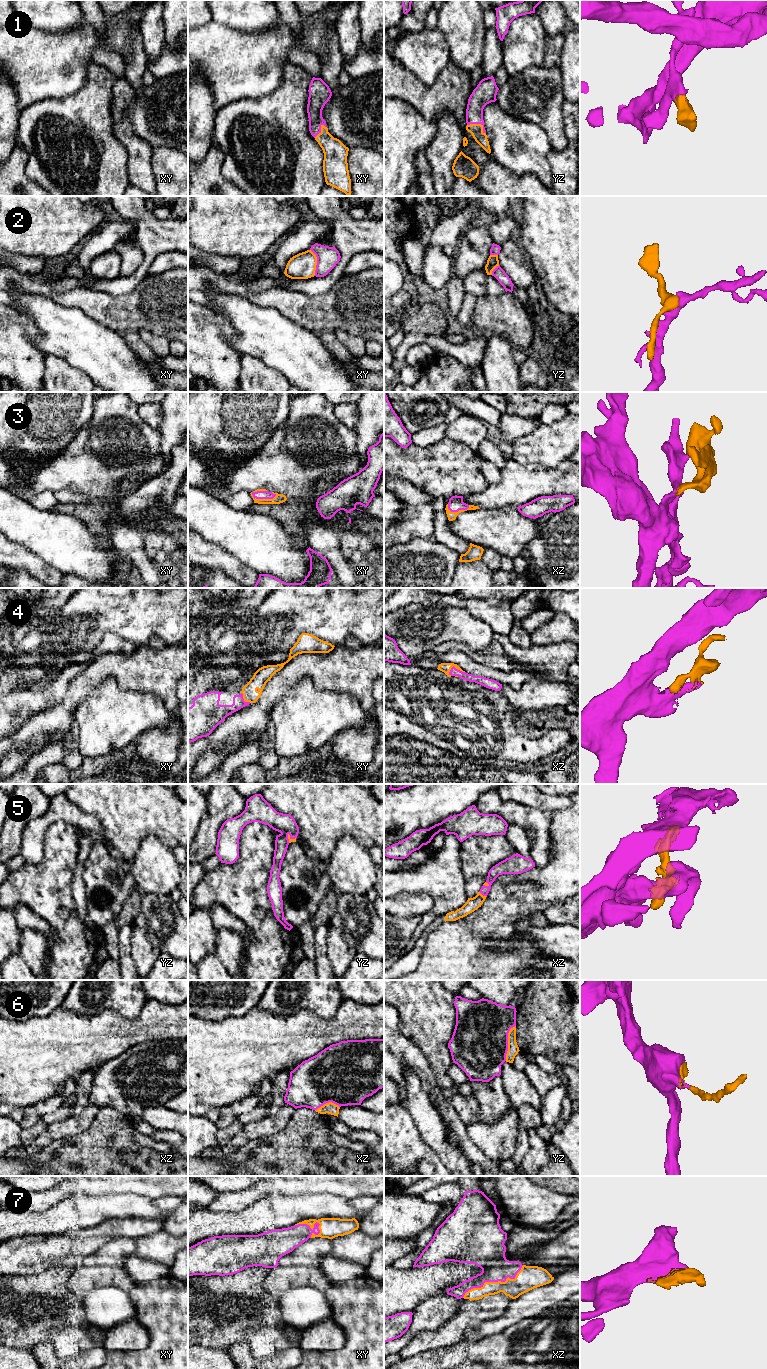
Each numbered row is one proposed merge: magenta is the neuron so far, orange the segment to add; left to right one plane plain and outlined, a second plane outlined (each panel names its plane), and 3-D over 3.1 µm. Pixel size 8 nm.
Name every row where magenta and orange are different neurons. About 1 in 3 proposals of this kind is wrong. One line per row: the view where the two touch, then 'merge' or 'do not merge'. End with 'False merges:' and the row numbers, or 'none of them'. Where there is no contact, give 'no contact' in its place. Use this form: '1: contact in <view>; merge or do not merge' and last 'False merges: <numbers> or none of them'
1: contact in yz; merge
2: contact in xy; do not merge
3: contact in xz; merge
4: contact in xz; merge
5: contact in xz; merge
6: contact in yz; do not merge
7: contact in xz; merge
False merges: 2, 6

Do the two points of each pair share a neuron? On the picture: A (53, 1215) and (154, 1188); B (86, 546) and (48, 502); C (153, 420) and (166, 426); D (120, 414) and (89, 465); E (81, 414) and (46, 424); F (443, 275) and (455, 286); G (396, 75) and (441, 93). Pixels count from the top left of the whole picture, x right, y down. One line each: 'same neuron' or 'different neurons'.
A: different neurons
B: different neurons
C: different neurons
D: same neuron
E: same neuron
F: different neurons
G: same neuron

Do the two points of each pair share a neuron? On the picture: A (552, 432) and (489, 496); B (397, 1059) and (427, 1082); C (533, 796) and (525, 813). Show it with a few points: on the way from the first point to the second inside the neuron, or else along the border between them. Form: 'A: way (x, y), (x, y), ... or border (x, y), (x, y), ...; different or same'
A: border (510, 458), (520, 463), (541, 463), (544, 466); different
B: way (406, 1059), (410, 1059), (424, 1073); same
C: border (505, 801), (514, 801), (531, 808), (551, 811); different

